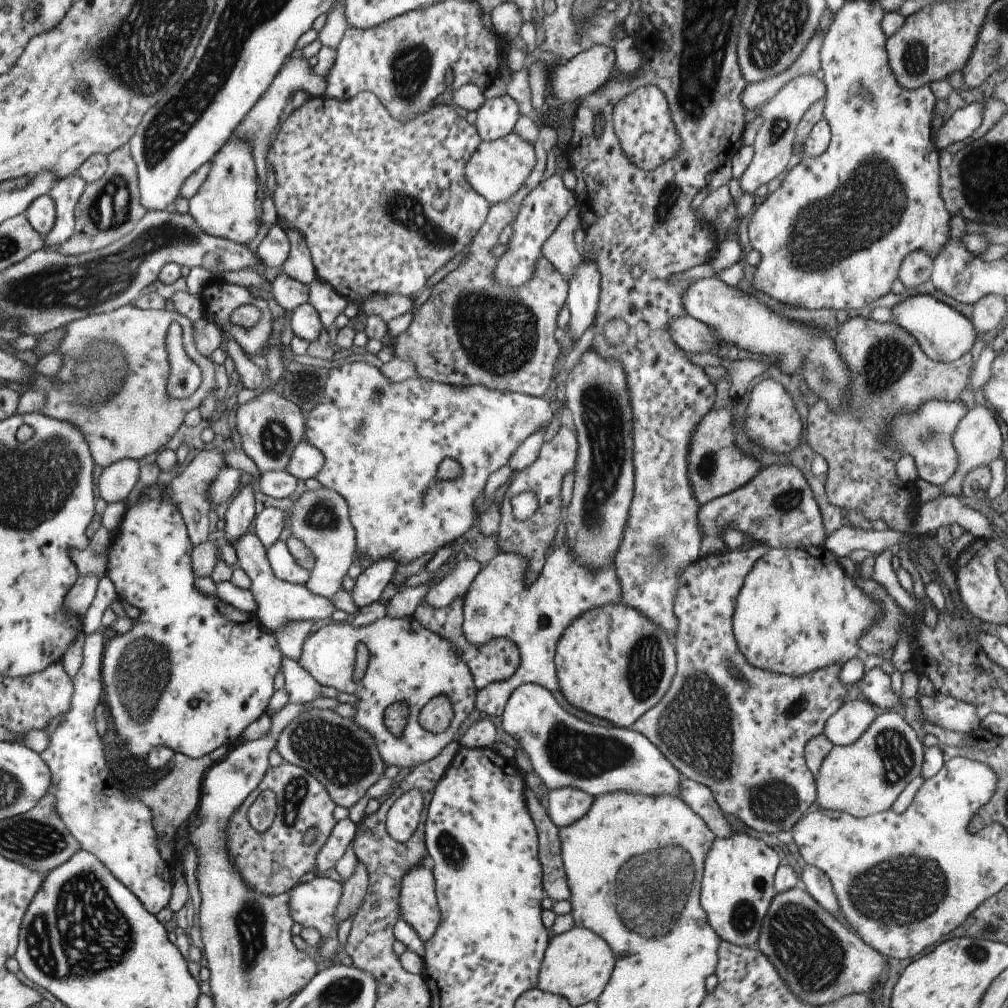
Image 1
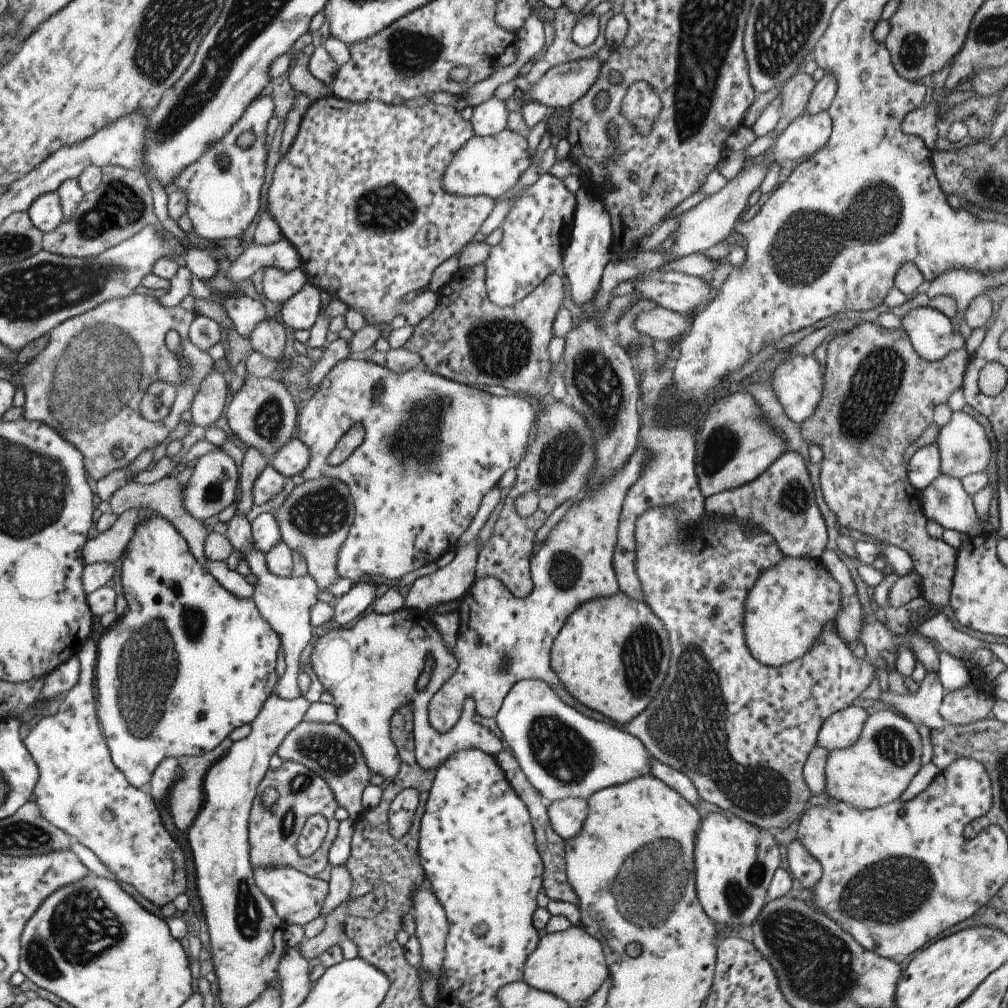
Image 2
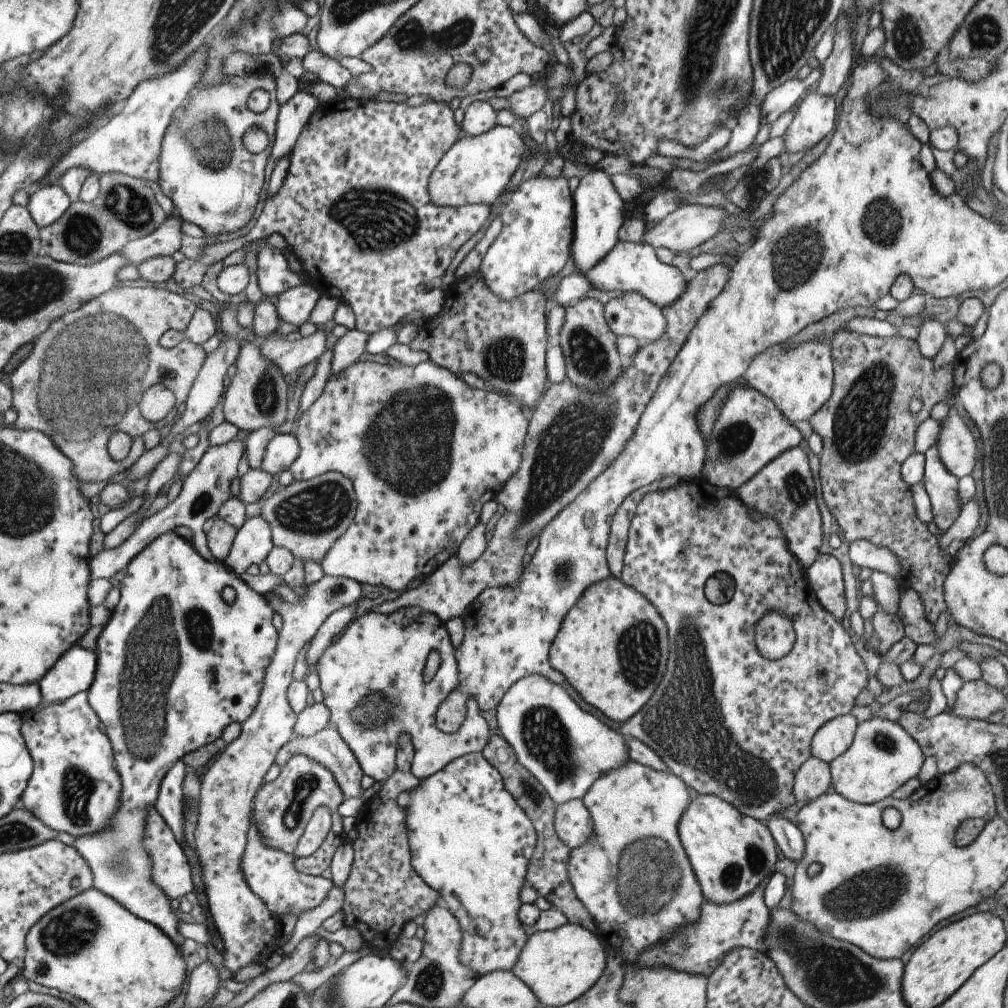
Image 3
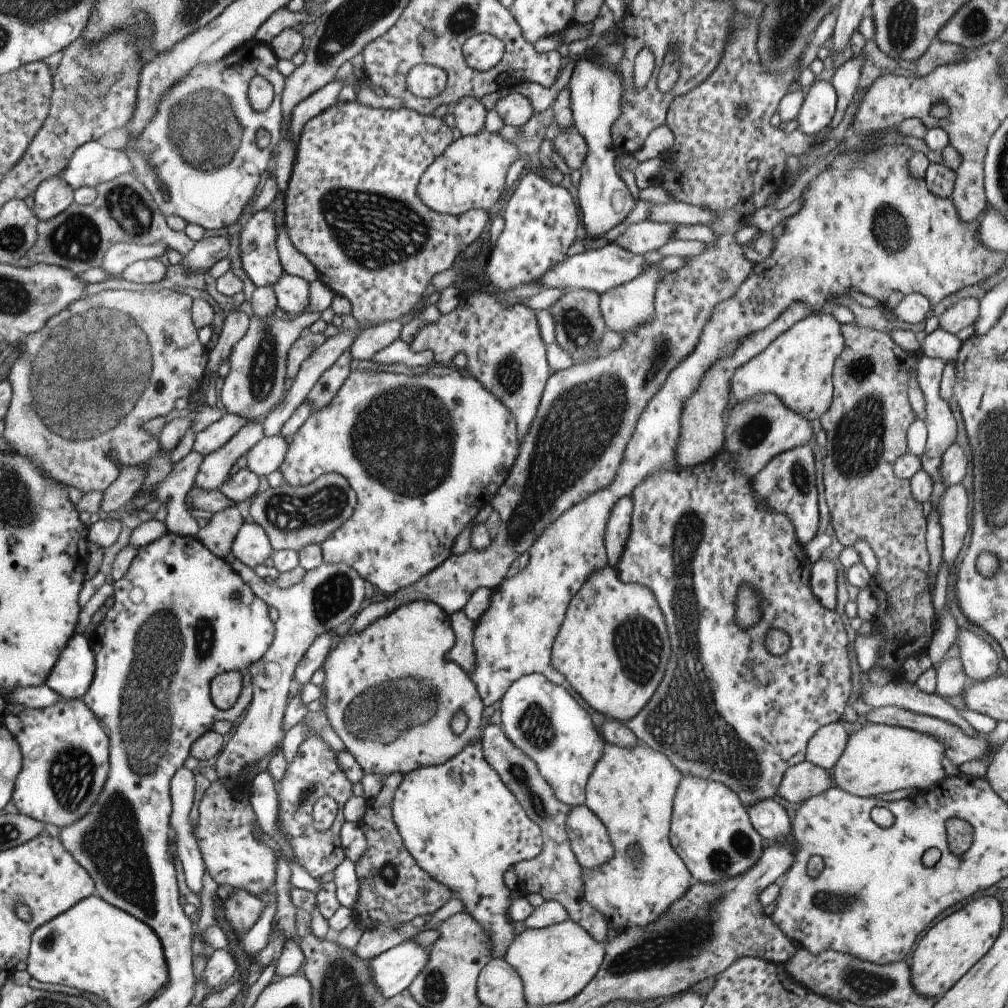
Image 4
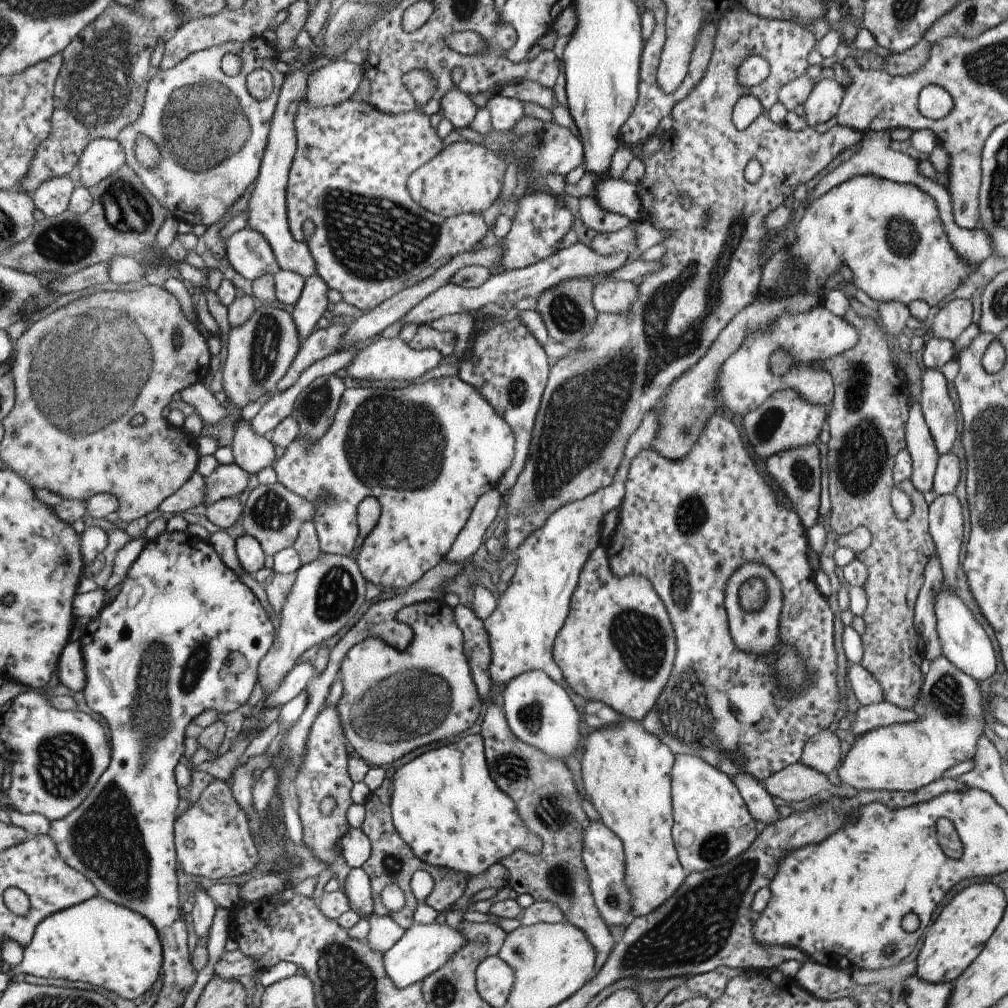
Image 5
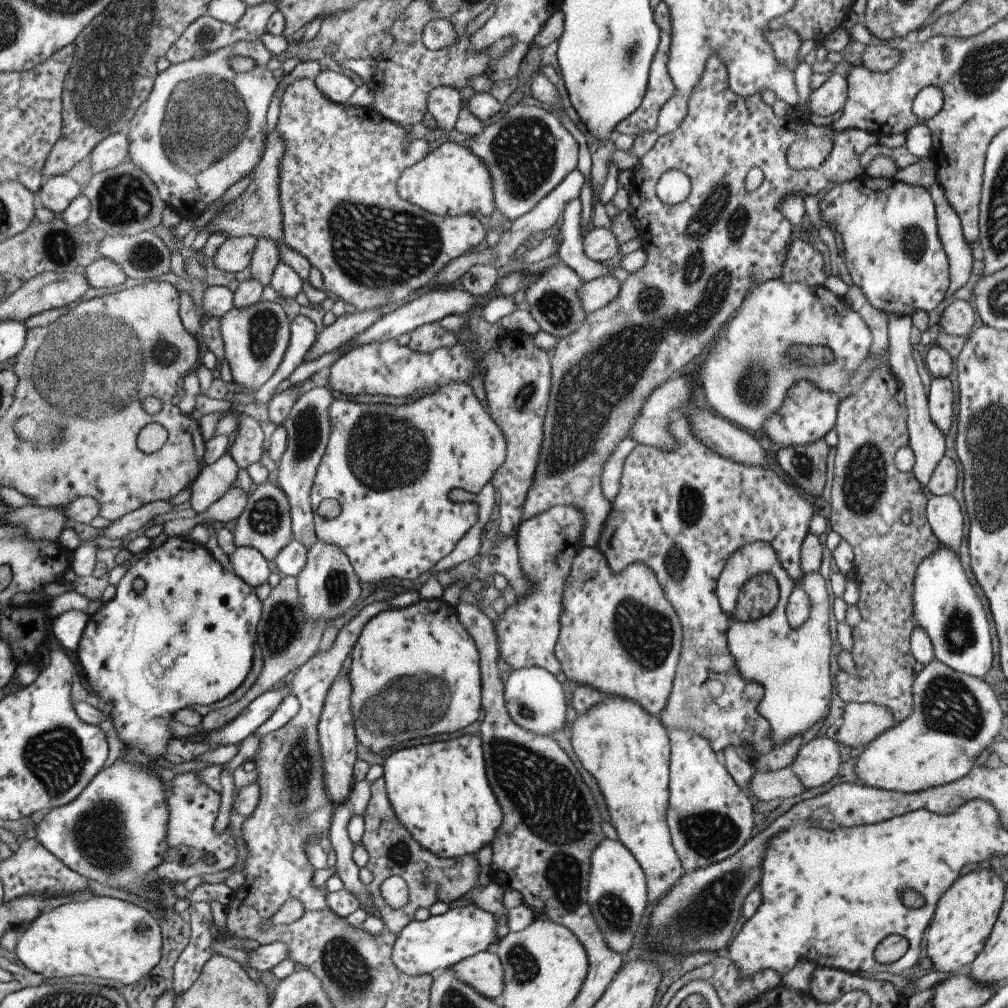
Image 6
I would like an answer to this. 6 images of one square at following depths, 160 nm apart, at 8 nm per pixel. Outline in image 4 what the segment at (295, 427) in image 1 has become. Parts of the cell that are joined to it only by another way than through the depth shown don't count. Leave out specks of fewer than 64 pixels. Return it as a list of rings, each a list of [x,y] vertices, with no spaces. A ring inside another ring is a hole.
[[[303,311],[301,314],[289,317],[288,320],[277,320],[273,316],[267,318],[259,318],[252,316],[248,319],[249,324],[245,334],[233,345],[230,355],[228,356],[229,371],[224,377],[220,399],[224,410],[229,414],[237,415],[246,421],[259,421],[279,402],[282,400],[283,382],[286,376],[285,359],[289,347],[299,338],[299,332],[303,328],[310,326],[312,322],[319,319],[320,313],[313,311]]]

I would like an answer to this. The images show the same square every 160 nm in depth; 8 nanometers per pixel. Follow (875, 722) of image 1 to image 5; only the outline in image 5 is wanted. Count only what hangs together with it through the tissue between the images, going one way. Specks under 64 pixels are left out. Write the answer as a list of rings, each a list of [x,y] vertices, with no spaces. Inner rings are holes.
[[[941,655],[930,662],[928,671],[922,677],[919,699],[924,700],[924,706],[915,723],[879,727],[855,736],[854,743],[837,768],[840,782],[858,791],[916,791],[941,778],[943,771],[955,763],[973,759],[977,739],[983,734],[985,725],[981,718],[985,698],[979,692],[977,681],[963,674]]]

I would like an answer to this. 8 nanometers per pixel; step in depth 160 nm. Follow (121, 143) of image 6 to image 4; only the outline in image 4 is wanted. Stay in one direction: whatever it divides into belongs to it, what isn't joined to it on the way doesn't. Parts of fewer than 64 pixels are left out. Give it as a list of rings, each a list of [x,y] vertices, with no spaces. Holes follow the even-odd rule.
[[[89,141],[78,147],[68,166],[61,172],[63,180],[73,190],[79,187],[95,187],[103,181],[119,175],[135,176],[126,154],[113,148],[105,148],[97,141]]]

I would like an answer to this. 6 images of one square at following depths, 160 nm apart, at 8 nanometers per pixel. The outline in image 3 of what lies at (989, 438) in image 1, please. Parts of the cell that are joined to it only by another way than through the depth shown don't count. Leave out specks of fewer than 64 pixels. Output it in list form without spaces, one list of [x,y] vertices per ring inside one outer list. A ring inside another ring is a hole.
[[[954,407],[949,409],[942,424],[936,438],[939,460],[945,470],[959,480],[975,468],[975,438]]]

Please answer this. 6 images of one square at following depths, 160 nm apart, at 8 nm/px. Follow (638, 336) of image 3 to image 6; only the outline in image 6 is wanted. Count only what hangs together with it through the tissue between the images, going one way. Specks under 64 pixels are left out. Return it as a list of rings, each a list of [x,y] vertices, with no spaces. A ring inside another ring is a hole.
[[[612,275],[584,281],[578,288],[580,306],[585,314],[603,308],[609,304],[620,291],[620,284]]]

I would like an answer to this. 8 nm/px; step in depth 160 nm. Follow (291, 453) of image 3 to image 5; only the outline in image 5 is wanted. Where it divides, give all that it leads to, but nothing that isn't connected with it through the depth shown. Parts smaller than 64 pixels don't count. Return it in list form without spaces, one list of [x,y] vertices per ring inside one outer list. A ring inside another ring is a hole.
[[[240,416],[234,421],[233,427],[231,447],[234,463],[239,465],[241,470],[249,474],[256,474],[256,472],[263,470],[265,467],[270,467],[273,458],[275,458],[274,444],[252,431],[249,423],[241,421]]]

